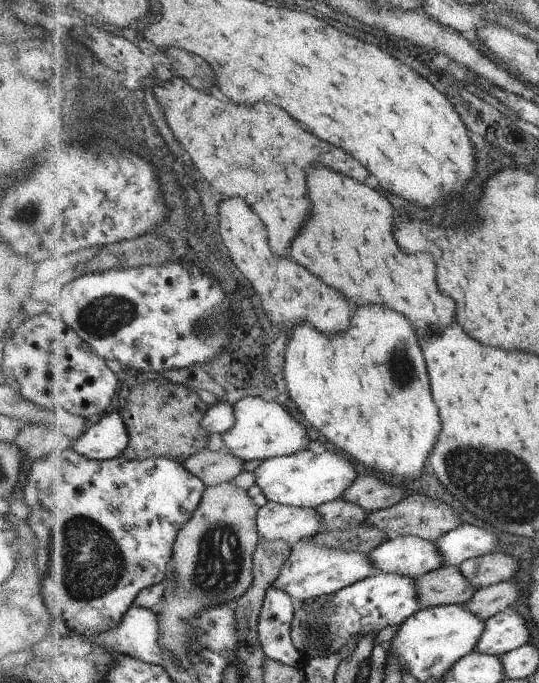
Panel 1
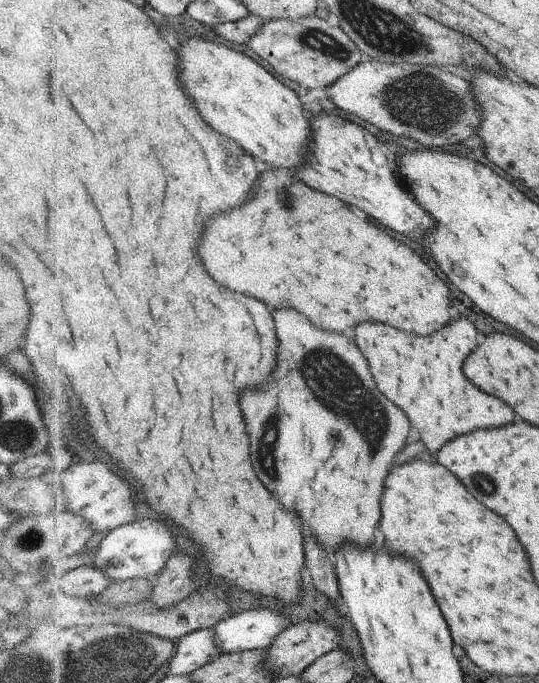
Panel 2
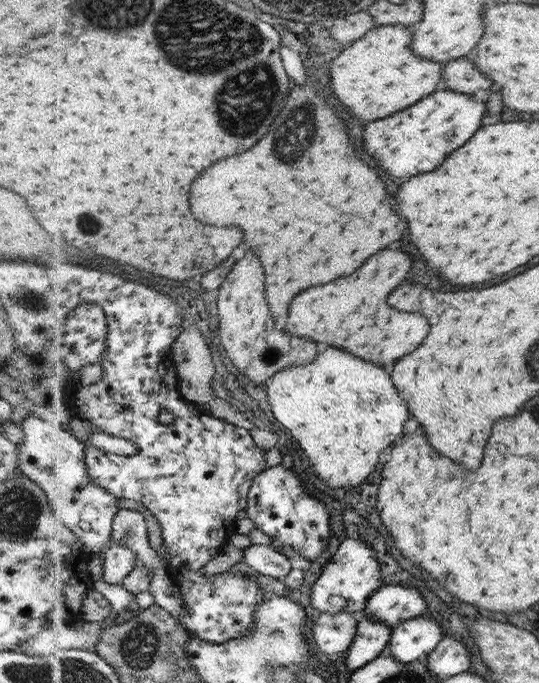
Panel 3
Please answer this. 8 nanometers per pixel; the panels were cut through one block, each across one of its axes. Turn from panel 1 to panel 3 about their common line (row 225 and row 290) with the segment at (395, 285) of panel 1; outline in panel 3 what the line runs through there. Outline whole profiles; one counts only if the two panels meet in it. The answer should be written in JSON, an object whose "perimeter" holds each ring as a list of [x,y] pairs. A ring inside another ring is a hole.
{"perimeter":[[[384,250],[372,256],[360,272],[352,276],[332,280],[328,284],[308,288],[294,300],[286,330],[292,336],[314,340],[334,348],[344,348],[360,360],[372,360],[372,364],[392,364],[398,358],[416,350],[426,338],[430,324],[420,314],[406,314],[390,308],[386,298],[404,280],[412,268],[412,258],[400,250]],[[366,300],[366,302],[362,302]]]}

